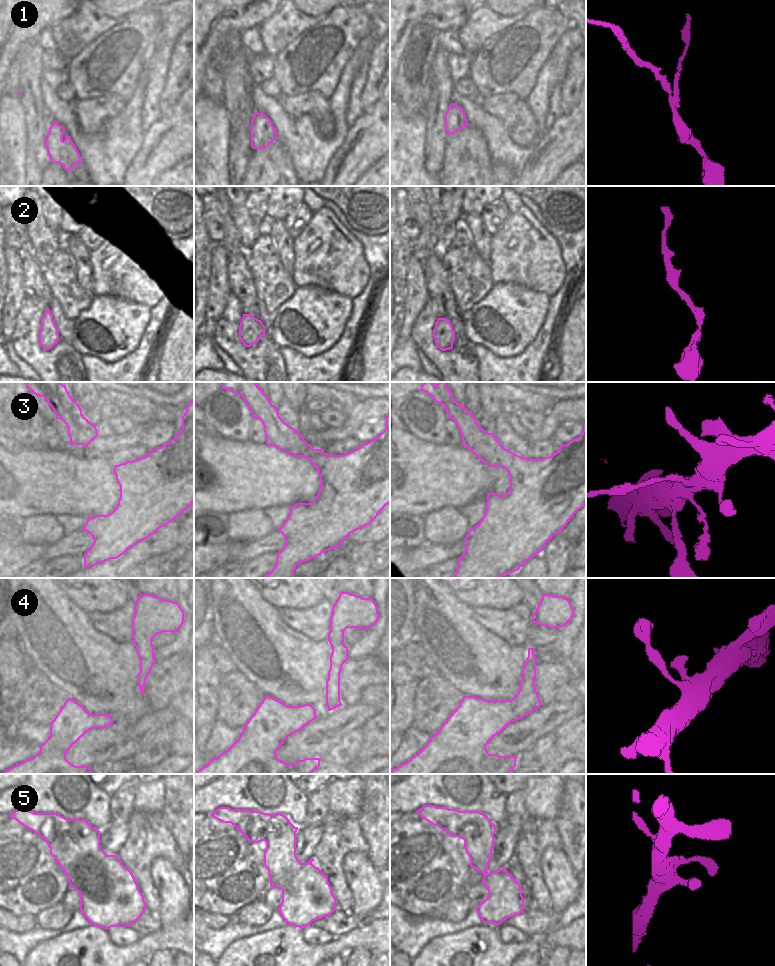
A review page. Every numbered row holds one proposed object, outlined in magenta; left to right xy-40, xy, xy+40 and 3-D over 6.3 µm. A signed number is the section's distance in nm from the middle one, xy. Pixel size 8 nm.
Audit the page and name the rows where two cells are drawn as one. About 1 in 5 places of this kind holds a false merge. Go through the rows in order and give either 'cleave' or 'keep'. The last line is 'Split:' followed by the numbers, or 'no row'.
1: cleave
2: keep
3: cleave
4: keep
5: keep
Split: 1, 3

